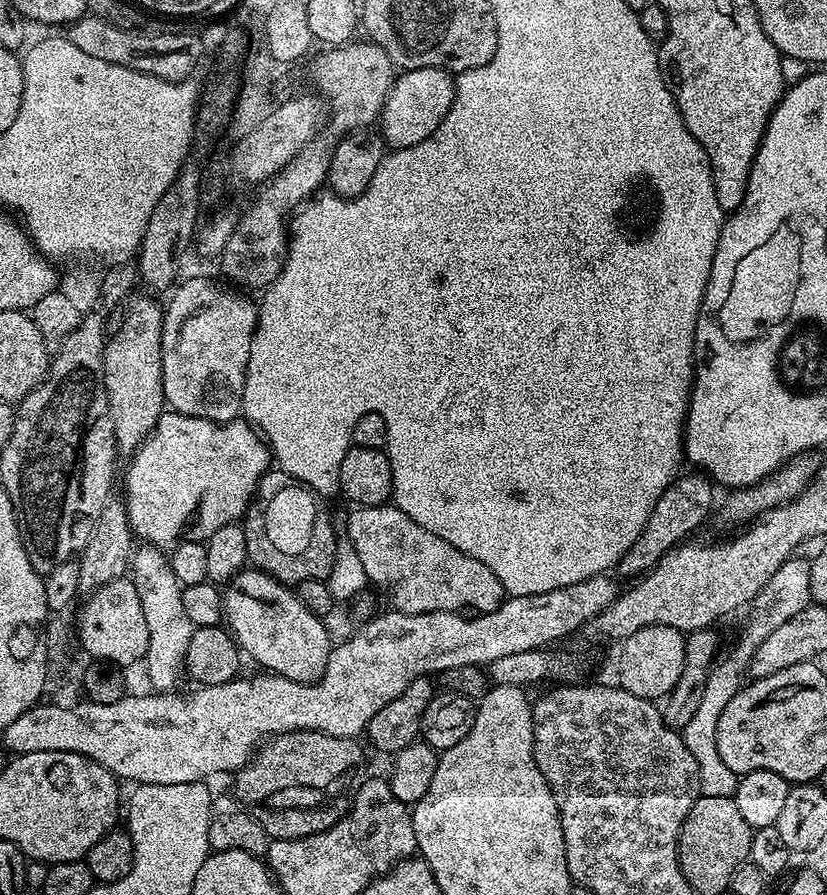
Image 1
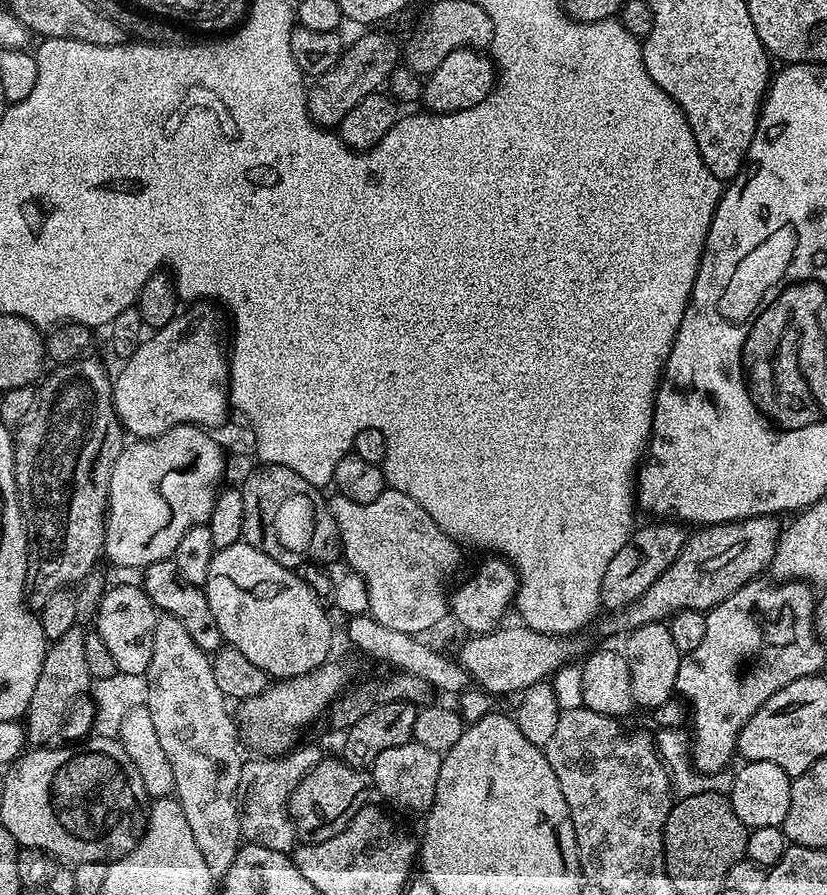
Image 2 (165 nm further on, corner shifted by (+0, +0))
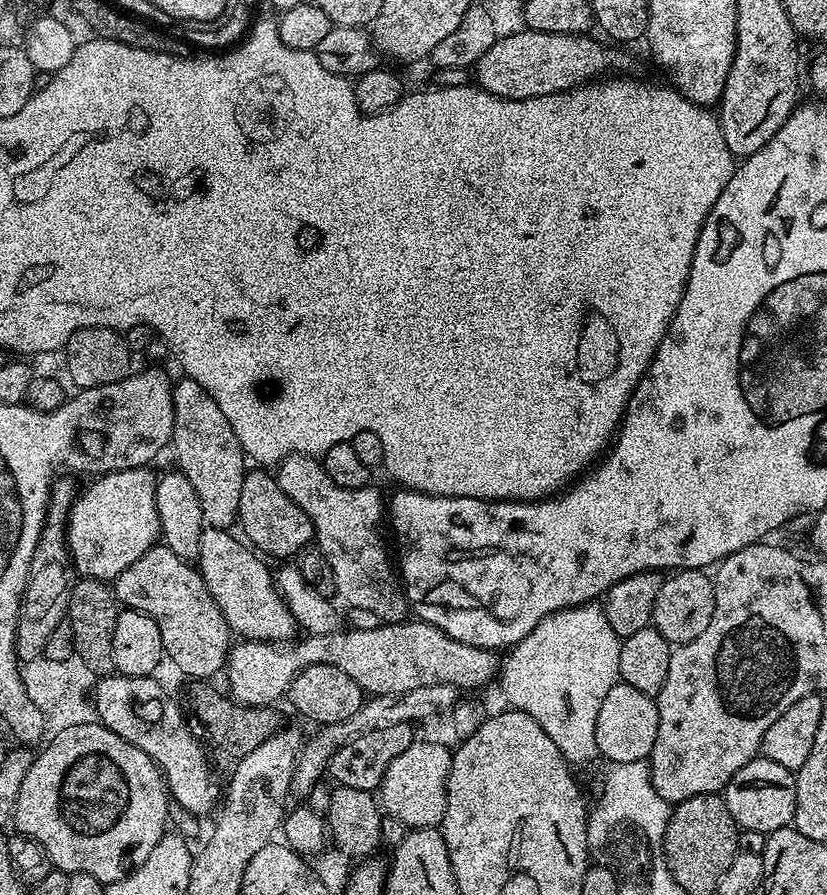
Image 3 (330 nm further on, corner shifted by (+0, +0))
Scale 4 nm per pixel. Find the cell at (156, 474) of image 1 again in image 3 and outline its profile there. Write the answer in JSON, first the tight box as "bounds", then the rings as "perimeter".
{"bounds":[66,467,160,582],"perimeter":[[[151,467],[127,468],[105,472],[84,493],[75,497],[68,514],[66,539],[73,569],[81,577],[103,582],[115,581],[146,550],[157,543],[160,535],[156,505],[157,473]]]}

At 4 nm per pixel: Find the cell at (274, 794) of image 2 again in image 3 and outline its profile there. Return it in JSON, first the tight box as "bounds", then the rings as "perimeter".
{"bounds":[292,684,457,796],"perimeter":[[[445,684],[422,686],[419,690],[410,690],[401,696],[369,695],[365,699],[364,705],[354,714],[350,714],[350,718],[346,718],[346,722],[323,725],[317,731],[320,732],[317,736],[309,735],[305,739],[304,747],[301,748],[301,752],[297,756],[295,774],[292,776],[292,792],[300,796],[308,795],[320,779],[325,779],[330,758],[339,748],[346,746],[346,742],[354,742],[354,738],[358,738],[362,734],[370,734],[370,730],[383,730],[399,724],[416,726],[422,720],[430,719],[434,715],[443,717],[450,713],[457,701],[457,688]]]}

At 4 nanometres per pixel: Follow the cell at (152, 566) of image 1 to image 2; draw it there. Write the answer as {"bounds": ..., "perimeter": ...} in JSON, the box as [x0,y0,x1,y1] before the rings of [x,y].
{"bounds":[144,615,244,879],"perimeter":[[[157,615],[154,626],[154,654],[150,654],[150,666],[144,678],[144,692],[148,694],[144,701],[174,773],[175,797],[182,806],[186,822],[193,831],[194,842],[197,843],[212,878],[223,879],[230,863],[237,856],[237,850],[242,846],[236,797],[244,756],[240,754],[242,746],[237,721],[233,715],[230,717],[227,697],[217,687],[209,653],[196,645],[194,638],[190,638],[186,626],[182,626],[178,618]]]}

